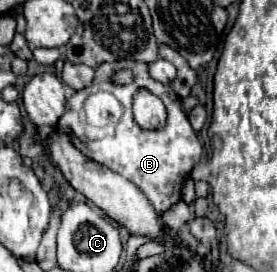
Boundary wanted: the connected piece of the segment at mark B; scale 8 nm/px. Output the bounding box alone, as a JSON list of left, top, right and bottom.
[55,61,201,213]

